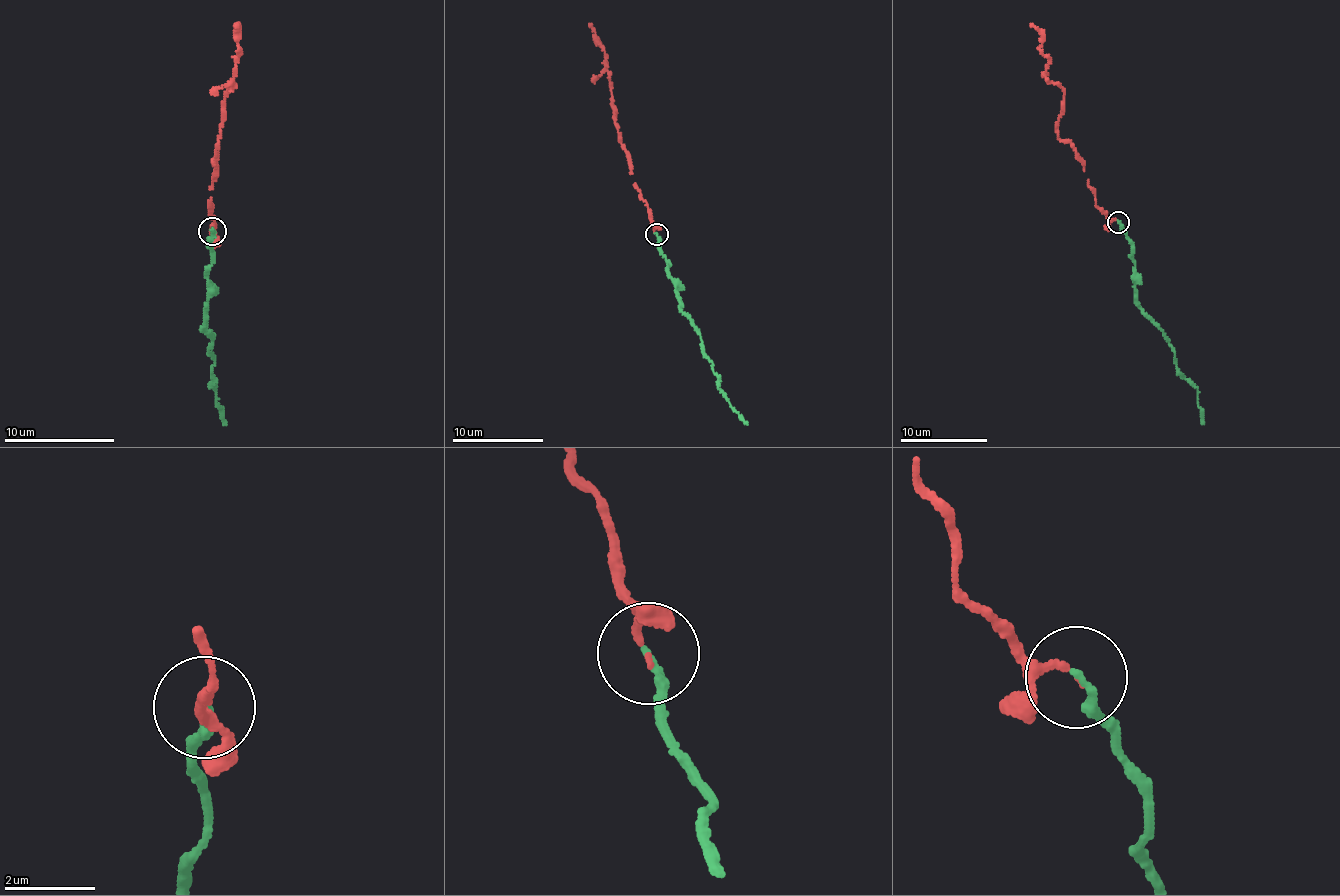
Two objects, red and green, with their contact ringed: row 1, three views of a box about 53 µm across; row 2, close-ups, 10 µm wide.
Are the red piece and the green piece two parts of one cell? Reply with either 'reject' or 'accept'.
accept

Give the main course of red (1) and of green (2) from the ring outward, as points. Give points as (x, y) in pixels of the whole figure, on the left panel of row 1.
1: (213, 231), (212, 177), (223, 126), (225, 92), (233, 83), (240, 52), (236, 25)
2: (213, 231), (208, 299), (201, 331), (212, 340), (208, 351), (214, 358), (216, 406), (225, 423)

